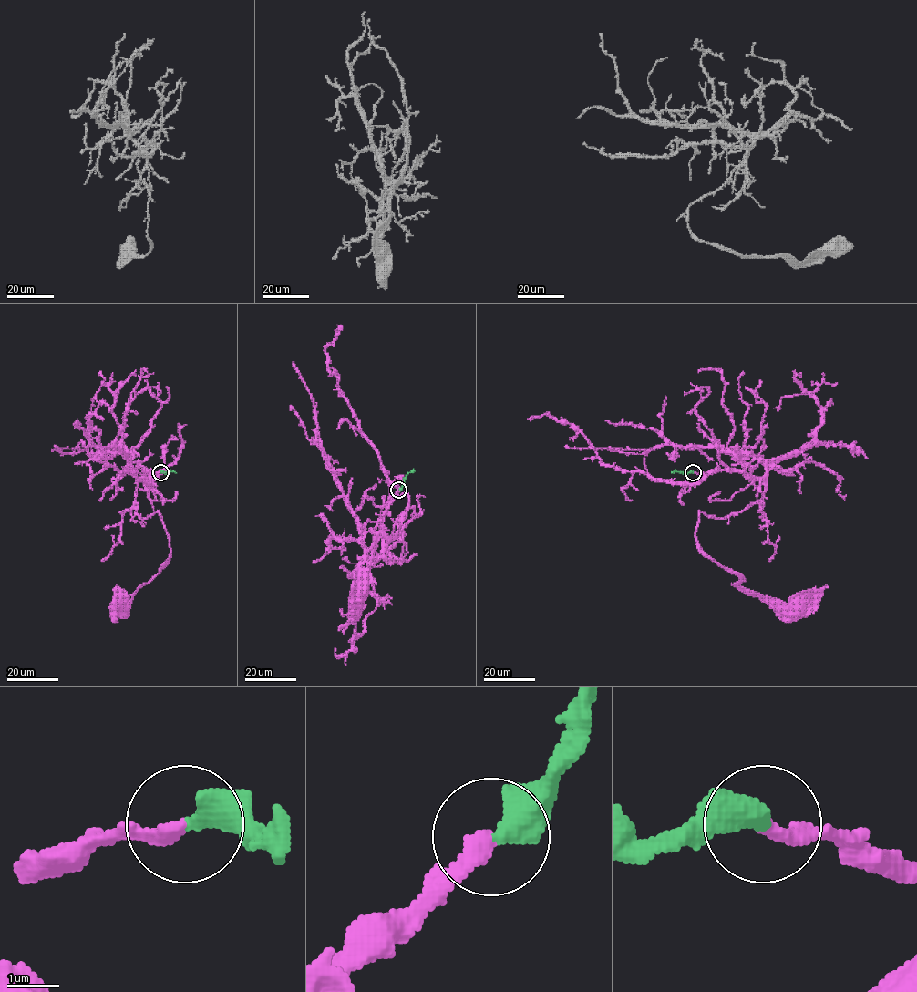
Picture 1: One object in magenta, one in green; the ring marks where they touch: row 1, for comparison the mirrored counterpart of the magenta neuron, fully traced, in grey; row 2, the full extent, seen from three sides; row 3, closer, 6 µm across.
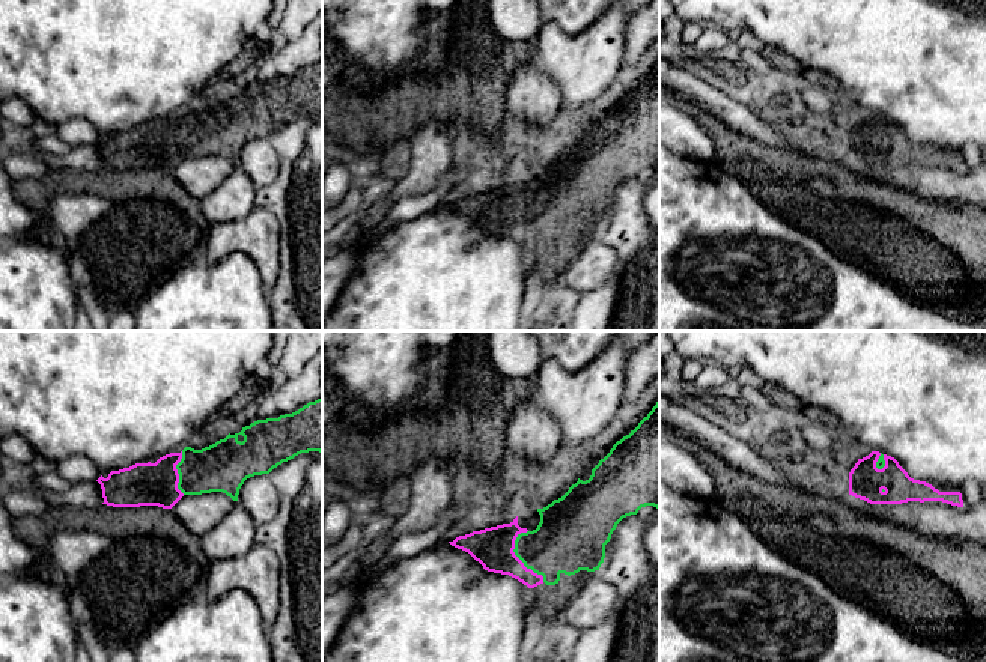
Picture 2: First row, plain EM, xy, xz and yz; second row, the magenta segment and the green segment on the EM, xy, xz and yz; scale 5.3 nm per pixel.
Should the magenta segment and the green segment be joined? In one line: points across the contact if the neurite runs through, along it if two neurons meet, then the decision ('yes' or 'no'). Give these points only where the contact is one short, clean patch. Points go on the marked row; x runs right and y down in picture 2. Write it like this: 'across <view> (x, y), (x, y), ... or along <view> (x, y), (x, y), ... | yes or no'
across xz (492, 548), (509, 549), (520, 560), (538, 557), (562, 543) | yes

